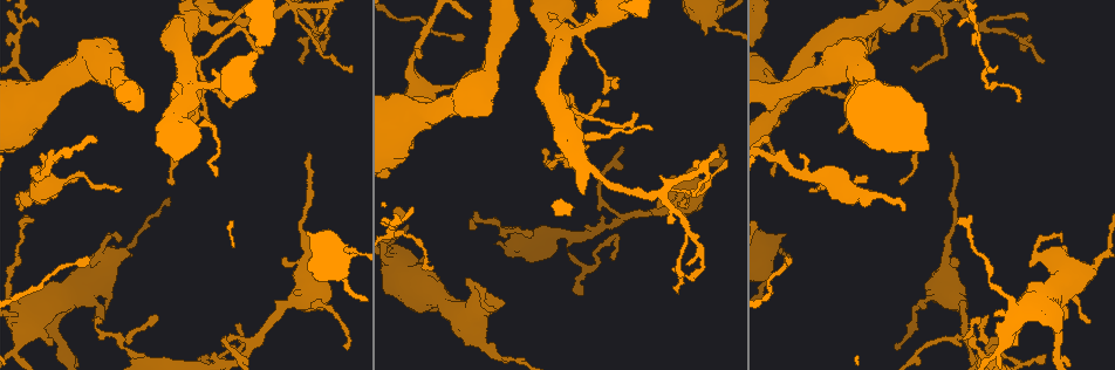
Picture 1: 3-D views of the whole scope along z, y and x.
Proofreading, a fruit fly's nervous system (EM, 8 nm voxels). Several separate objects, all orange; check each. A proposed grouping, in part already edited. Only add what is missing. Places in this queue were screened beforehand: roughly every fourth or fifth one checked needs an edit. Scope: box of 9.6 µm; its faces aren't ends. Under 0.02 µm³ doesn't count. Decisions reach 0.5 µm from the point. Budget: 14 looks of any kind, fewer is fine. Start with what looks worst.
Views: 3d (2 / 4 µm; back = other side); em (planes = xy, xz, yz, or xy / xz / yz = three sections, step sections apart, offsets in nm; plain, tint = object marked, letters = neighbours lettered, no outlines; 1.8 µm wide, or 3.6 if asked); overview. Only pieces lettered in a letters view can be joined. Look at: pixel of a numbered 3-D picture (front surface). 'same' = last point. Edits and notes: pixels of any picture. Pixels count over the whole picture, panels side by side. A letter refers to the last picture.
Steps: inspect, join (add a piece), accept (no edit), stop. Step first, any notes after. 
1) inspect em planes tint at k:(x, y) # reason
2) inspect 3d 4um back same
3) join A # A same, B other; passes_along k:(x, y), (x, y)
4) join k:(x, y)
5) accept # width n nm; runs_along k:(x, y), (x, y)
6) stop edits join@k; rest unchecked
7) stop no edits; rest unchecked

inspect em xy step 16 plain at 1:(78, 178) # an open end

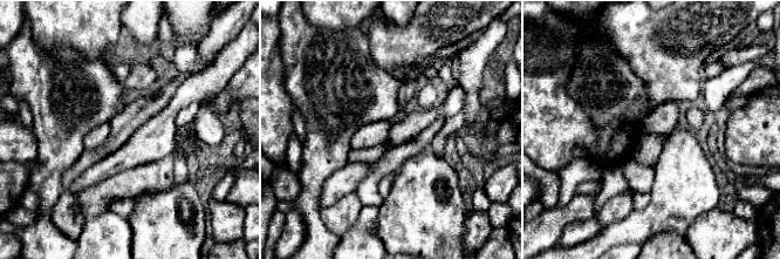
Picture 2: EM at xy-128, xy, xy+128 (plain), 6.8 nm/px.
inspect em xy step 16 letters same

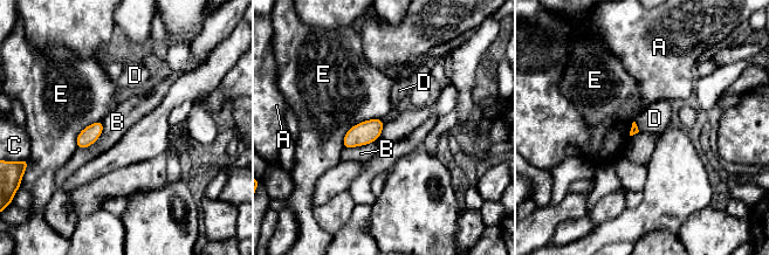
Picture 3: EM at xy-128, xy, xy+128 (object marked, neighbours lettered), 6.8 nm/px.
accept # A other, B other, C other, D other, E other; border 3:(102, 121), (102, 133), (77, 149); none of them fits

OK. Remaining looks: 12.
inspect 3d 4um at 1:(1066, 319) # stops while still wide

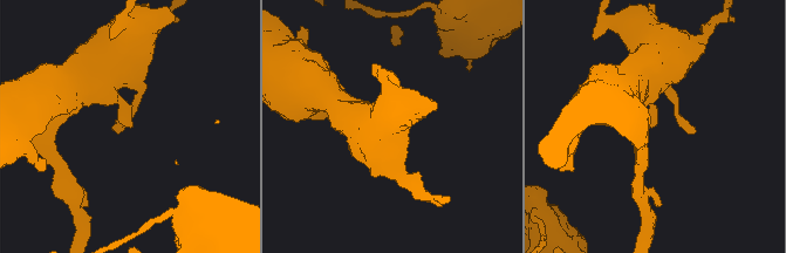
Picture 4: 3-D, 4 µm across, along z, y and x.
inspect em xy step 4 letters at 4:(651, 127)

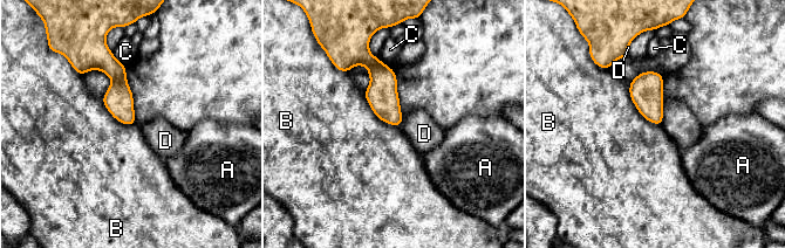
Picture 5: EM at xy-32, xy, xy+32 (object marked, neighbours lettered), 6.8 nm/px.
accept # A other, B other, C other, D other; border 5:(628, 85), (636, 110), (661, 125); no lettered piece goes on from it

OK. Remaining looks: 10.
inspect 3d 4um at 1:(657, 202) # free end

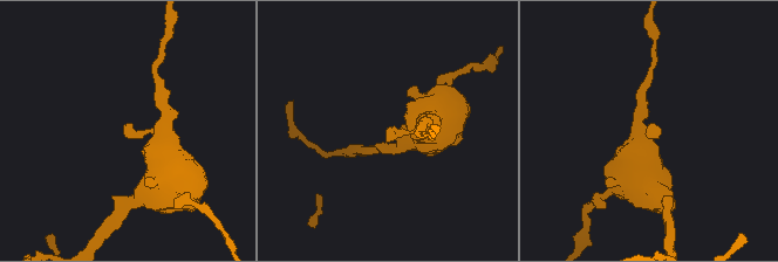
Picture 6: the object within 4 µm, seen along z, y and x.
inspect em yz step 4 tint at 6:(396, 134) # need the tissue

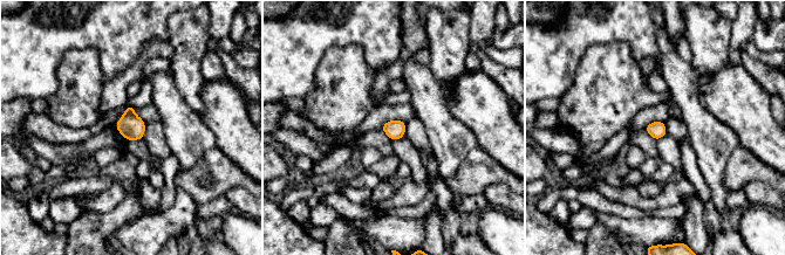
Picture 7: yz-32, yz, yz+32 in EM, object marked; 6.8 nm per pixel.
inspect em planes letters same

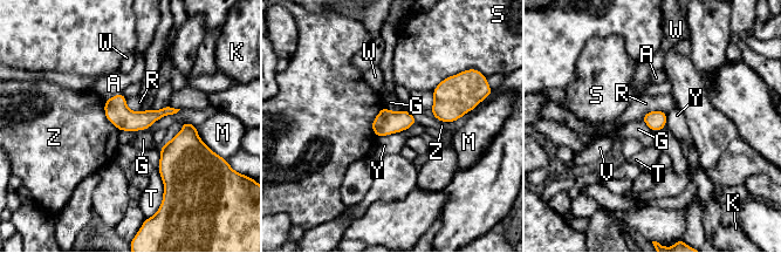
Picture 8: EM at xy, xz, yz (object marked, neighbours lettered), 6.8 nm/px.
accept # A other, G other, K other, M other, R other, S other, T other, V other, W other, Y other, Z other; border 8:(383, 106), (391, 110), (403, 109); none of them fits

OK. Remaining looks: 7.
inspect em 3.6um planes letters at 1:(709, 22) # sudden change in width

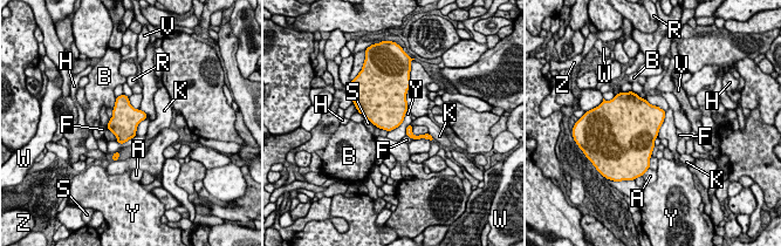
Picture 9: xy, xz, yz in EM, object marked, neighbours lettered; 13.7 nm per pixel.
accept # width 380 nm; A other, B other, F other, H other, K other, R other, S other, V other, W other, Y other, Z other; none of them fits

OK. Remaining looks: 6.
inspect em planes tint at 1:(230, 23)

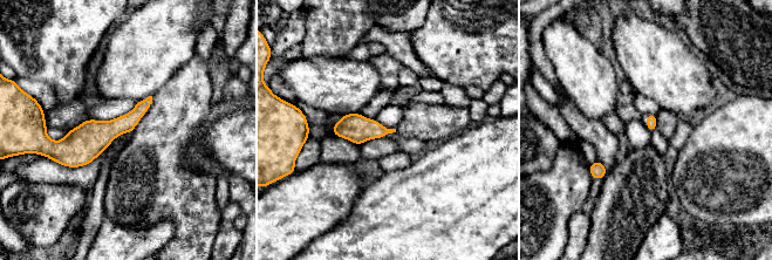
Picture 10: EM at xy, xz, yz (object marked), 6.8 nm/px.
inspect em planes letters same # see the neighbours

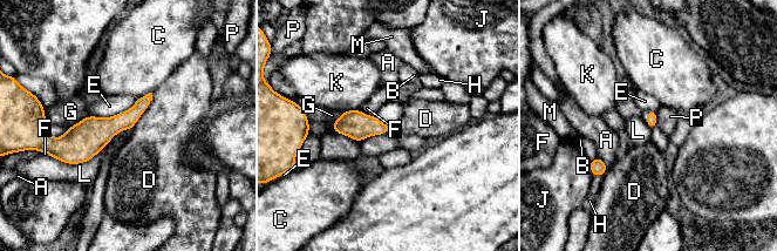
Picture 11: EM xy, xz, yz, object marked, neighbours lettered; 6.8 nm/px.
accept # longest_contact L 400 nm; A other, B other, C other, D other, E other, F other, G other, H other, J other, K other, L other, M other, P other; no lettered piece goes on from it

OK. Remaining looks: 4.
inspect 3d 4um at 1:(216, 174) # thin end

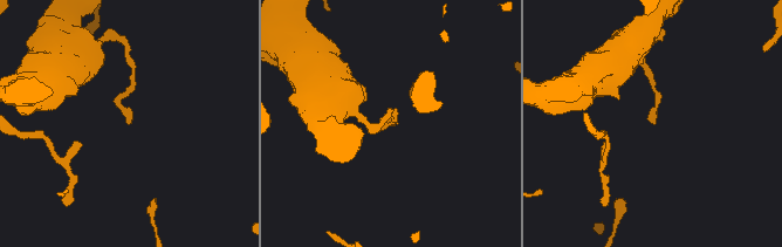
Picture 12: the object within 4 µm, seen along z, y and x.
inspect em planes letters at 12:(651, 122)

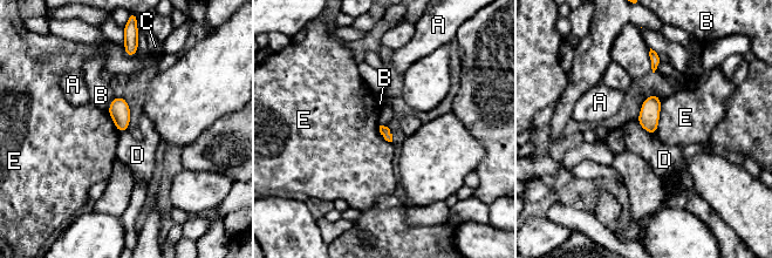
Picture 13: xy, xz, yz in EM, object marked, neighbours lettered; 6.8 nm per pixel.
accept # A other, B other, C other, D other, E other; border 13:(636, 122), (654, 135); none of them fits

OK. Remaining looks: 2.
stop no edits; rest unchecked

